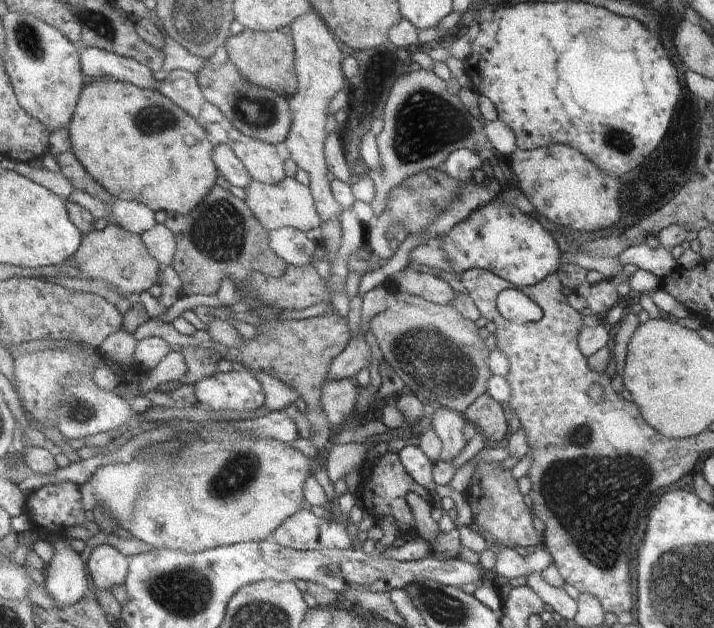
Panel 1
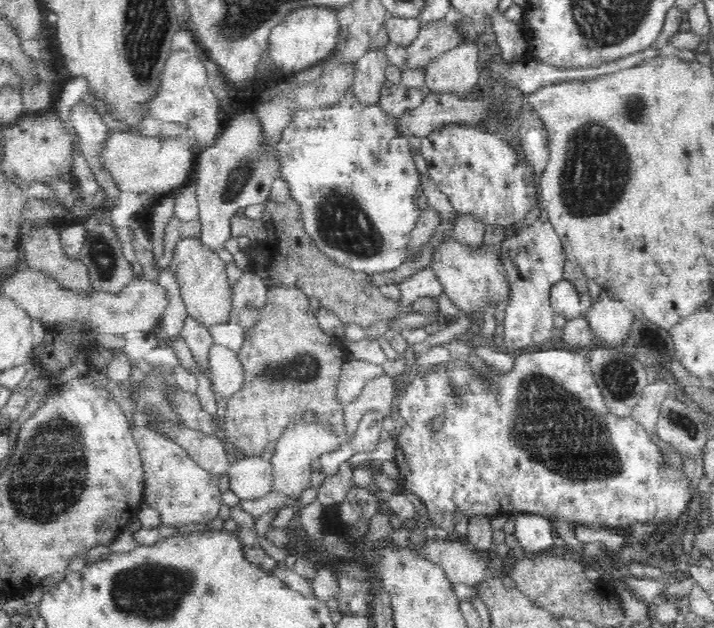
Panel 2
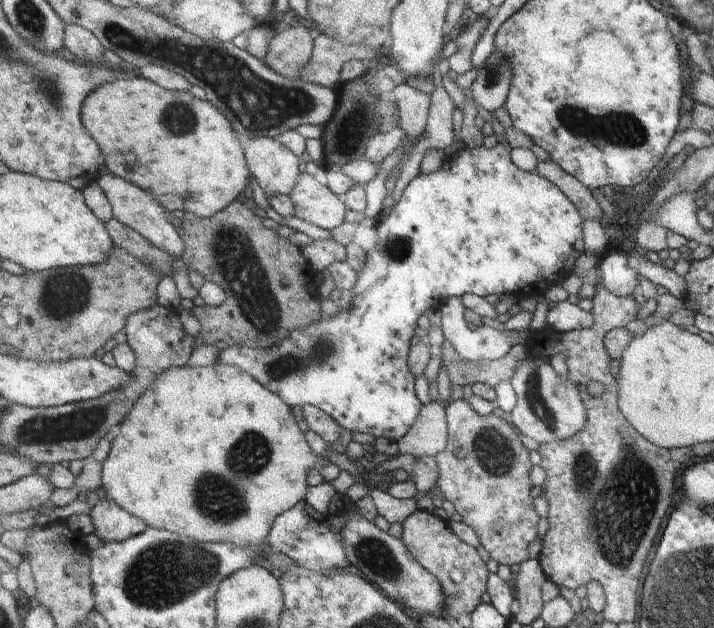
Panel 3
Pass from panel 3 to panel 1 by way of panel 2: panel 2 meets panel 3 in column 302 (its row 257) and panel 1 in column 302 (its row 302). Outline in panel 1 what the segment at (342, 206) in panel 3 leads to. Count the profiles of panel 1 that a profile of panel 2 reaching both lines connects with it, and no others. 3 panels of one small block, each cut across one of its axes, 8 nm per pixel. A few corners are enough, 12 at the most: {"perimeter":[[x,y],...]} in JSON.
{"perimeter":[[253,179],[245,202],[268,231],[323,224],[311,187]]}

